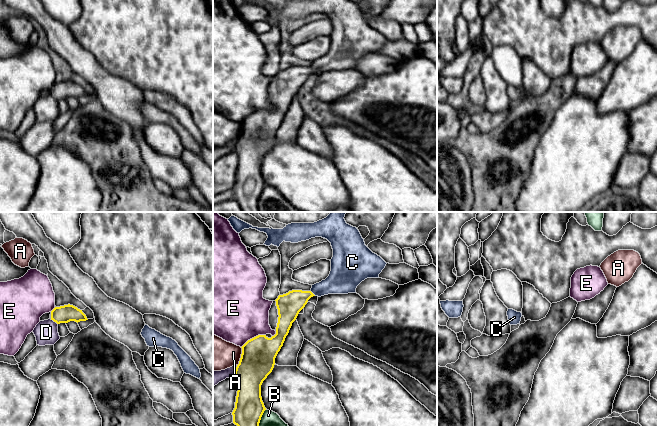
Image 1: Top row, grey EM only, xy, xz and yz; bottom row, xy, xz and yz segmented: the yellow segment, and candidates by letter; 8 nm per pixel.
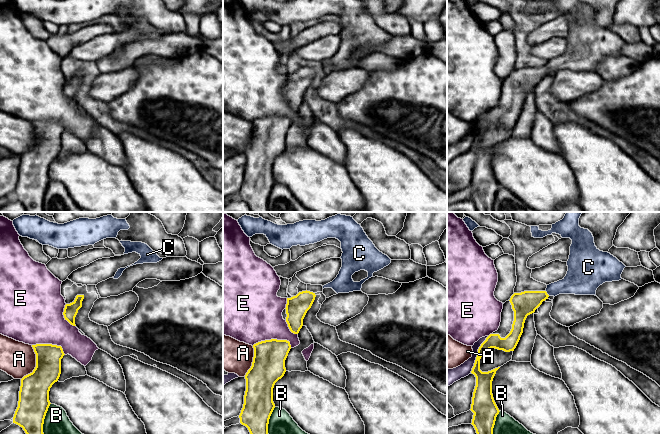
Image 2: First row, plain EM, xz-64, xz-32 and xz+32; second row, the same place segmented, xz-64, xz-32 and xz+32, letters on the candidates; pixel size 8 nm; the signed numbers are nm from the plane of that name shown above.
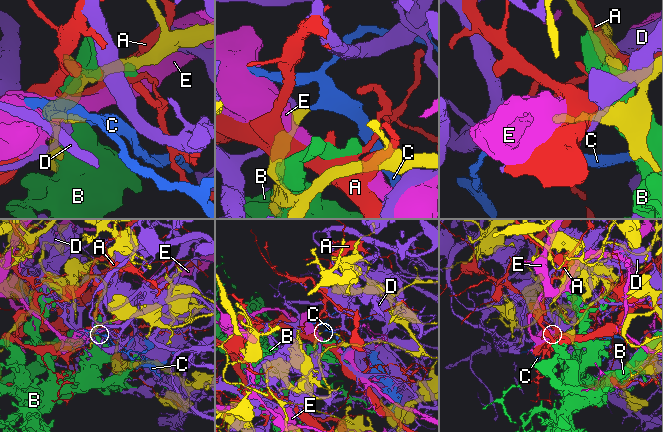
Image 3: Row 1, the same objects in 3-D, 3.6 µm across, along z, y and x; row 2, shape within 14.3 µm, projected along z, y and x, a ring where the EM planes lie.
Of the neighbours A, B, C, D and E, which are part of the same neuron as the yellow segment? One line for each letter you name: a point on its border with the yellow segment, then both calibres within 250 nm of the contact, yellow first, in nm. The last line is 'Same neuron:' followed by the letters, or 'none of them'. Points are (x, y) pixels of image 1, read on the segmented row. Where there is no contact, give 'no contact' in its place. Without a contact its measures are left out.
C: xz (312, 293) | 200/200 nm
Same neuron: C

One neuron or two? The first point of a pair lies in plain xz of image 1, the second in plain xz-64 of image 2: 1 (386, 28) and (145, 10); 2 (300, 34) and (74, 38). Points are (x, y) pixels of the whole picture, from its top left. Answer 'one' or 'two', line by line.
1: one
2: one

